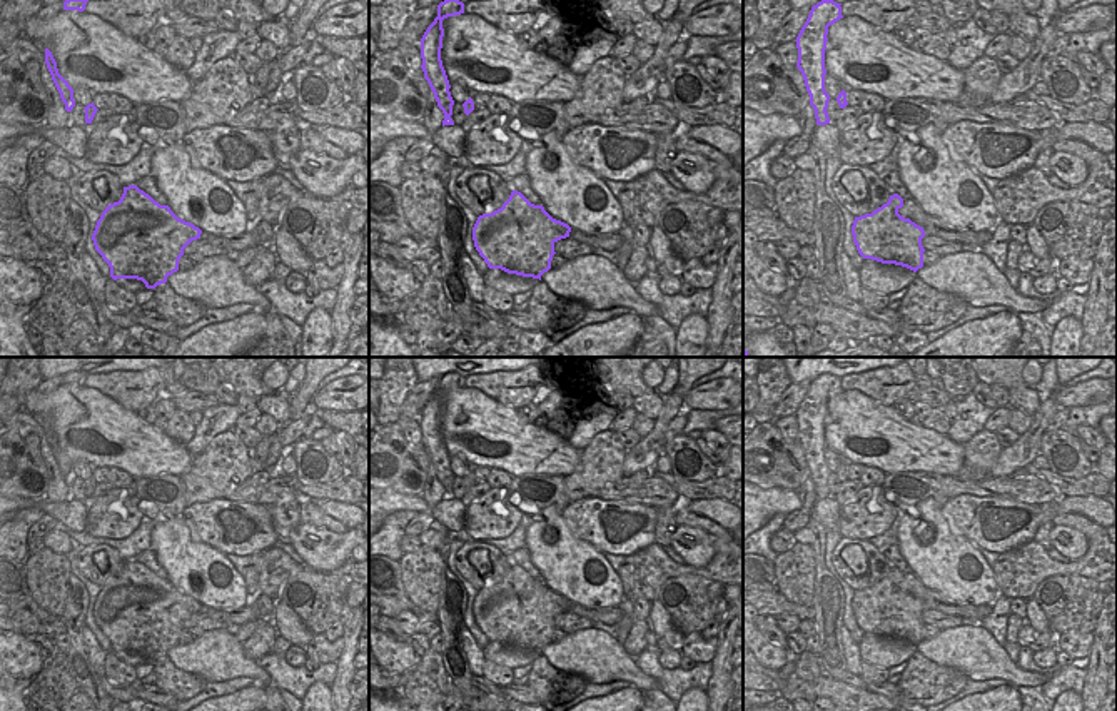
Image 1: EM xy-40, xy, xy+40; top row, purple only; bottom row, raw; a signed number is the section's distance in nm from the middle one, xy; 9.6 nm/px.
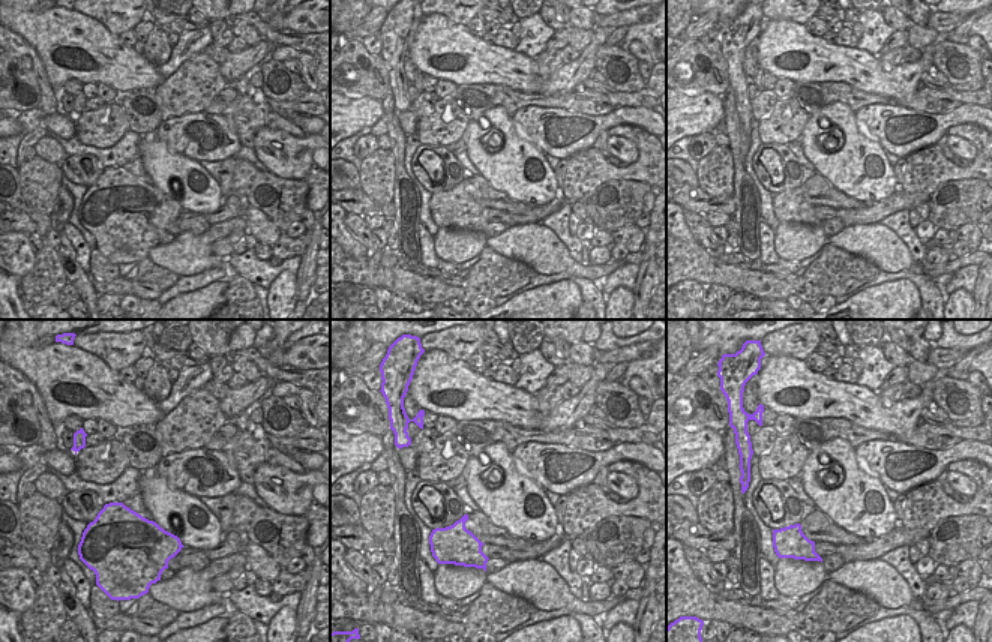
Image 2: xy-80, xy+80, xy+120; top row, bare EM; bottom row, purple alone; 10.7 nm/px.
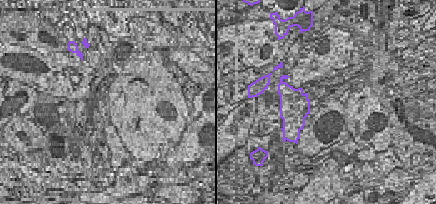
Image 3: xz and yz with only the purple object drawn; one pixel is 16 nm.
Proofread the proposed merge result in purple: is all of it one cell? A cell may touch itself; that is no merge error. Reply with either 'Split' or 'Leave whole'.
Split

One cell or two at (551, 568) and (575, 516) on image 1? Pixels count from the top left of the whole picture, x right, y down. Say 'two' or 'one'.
two

